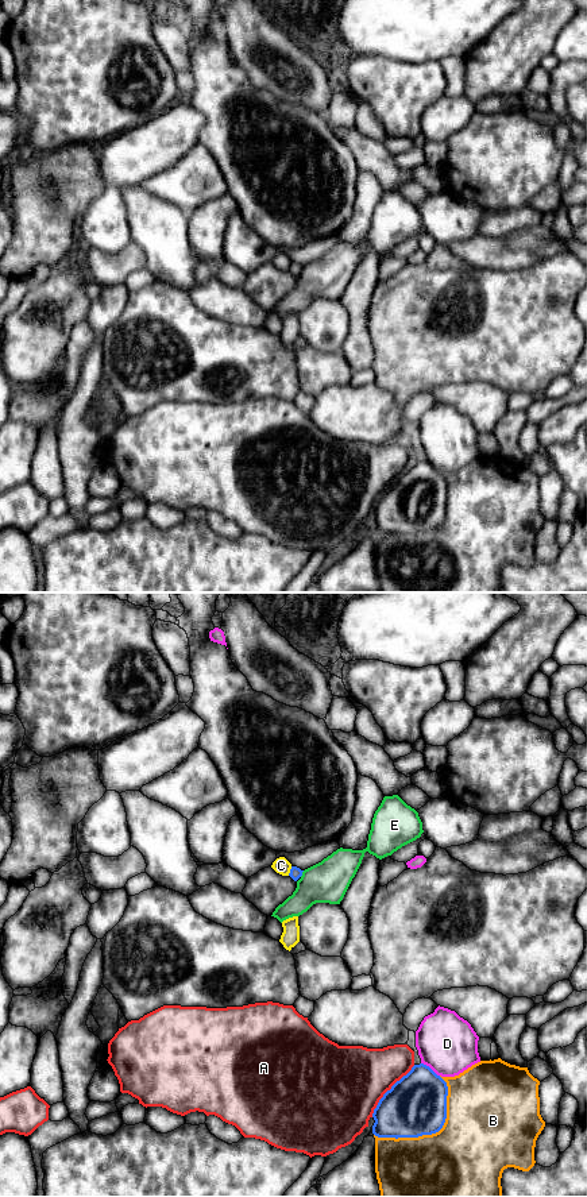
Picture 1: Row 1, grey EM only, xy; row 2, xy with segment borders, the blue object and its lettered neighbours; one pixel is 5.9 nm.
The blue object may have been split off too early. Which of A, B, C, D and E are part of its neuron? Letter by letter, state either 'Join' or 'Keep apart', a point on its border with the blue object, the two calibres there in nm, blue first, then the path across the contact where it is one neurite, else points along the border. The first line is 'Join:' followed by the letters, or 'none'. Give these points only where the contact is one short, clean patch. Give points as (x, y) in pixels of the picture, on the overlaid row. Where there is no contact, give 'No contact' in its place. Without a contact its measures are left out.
Join: none
A: Keep apart. Touches blue at xy (387, 1091). Thickness 360 nm (blue) against 440 nm
B: Keep apart. Touches blue at xy (429, 1134). Thickness 360 nm (blue) against 500 nm
C: Keep apart. Touches blue at xy (290, 871). Thickness 70 nm (blue) against 100 nm. Boundary: xy (292, 867), (288, 875)
D: Keep apart. Touches blue at xy (429, 1068). Thickness 360 nm (blue) against 360 nm
E: Keep apart. Touches blue at xy (301, 873). Thickness 70 nm (blue) against 260 nm

